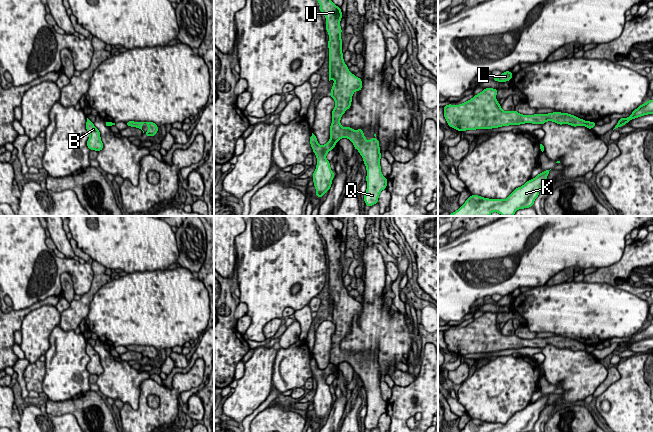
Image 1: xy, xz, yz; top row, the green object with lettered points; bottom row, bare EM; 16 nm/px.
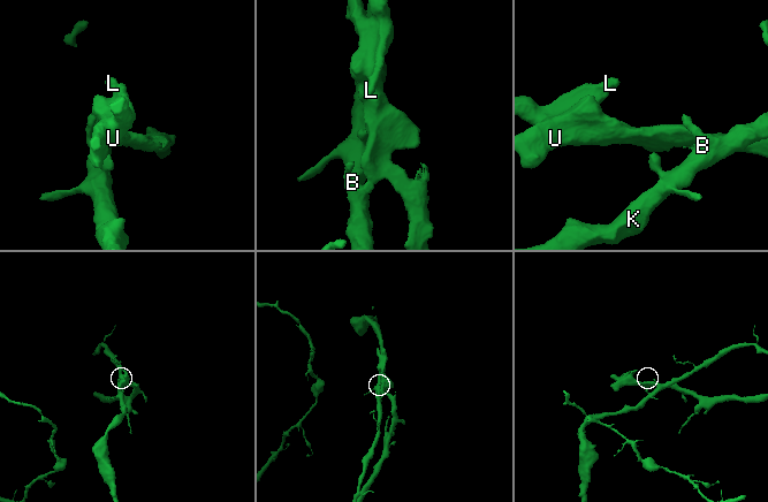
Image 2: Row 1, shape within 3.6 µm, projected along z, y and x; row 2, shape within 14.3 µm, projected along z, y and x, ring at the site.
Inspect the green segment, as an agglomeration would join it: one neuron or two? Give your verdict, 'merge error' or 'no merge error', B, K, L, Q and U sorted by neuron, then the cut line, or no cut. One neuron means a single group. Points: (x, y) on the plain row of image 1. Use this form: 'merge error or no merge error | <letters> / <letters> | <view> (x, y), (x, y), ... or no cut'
merge error | B K / L Q U | xz (330, 362), (335, 366)

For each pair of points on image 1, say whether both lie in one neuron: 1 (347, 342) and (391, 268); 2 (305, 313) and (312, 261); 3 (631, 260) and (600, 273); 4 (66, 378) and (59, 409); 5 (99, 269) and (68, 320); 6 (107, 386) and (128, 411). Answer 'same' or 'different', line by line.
1: different
2: different
3: same
4: different
5: same
6: different

